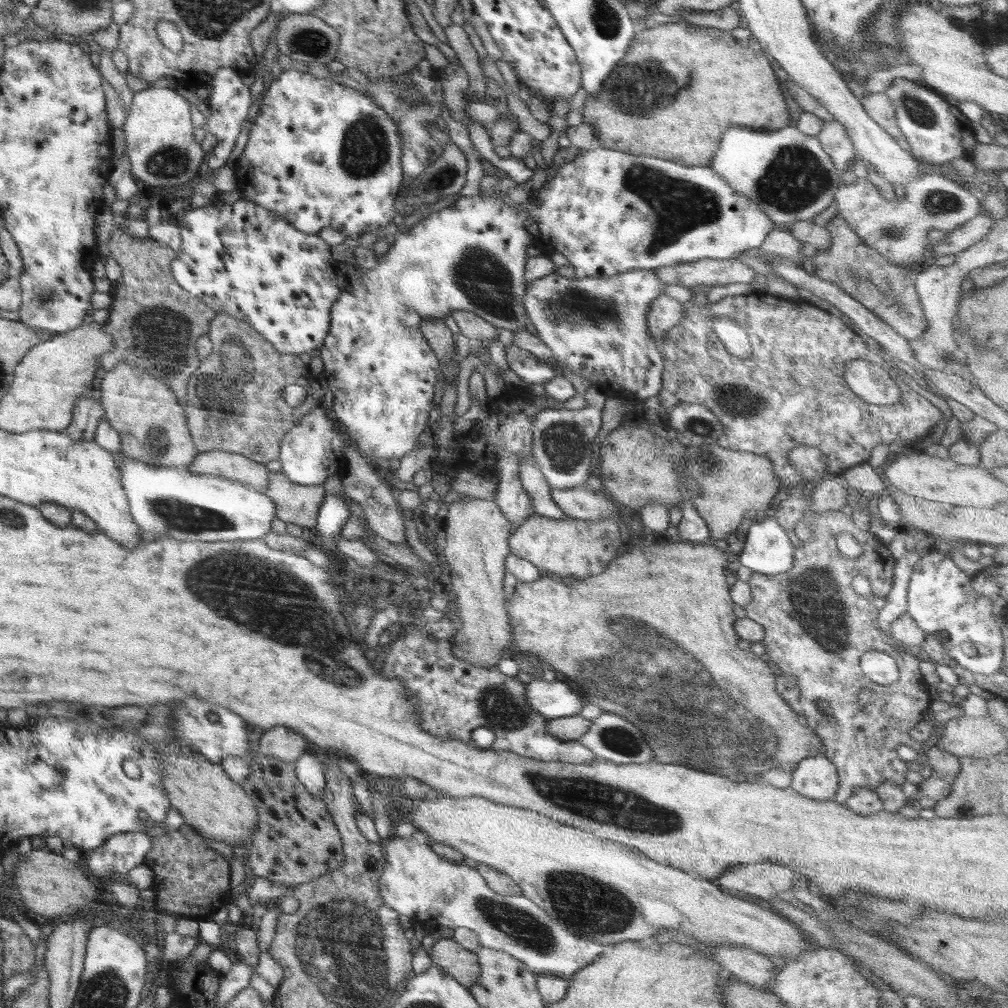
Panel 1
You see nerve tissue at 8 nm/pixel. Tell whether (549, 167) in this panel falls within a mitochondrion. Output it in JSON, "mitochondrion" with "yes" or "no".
{"mitochondrion":"no"}

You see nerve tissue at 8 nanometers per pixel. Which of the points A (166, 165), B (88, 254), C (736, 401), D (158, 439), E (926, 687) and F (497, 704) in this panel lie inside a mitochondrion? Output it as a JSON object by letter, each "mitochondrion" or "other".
{"A":"mitochondrion","B":"other","C":"mitochondrion","D":"mitochondrion","E":"other","F":"mitochondrion"}

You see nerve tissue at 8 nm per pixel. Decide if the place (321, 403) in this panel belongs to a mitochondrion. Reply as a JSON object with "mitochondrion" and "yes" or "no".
{"mitochondrion":"no"}

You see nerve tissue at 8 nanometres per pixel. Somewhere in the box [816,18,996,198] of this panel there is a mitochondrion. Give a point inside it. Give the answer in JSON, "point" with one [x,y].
{"point":[920,111]}

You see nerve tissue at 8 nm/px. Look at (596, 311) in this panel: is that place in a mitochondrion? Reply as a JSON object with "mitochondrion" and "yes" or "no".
{"mitochondrion":"yes"}

